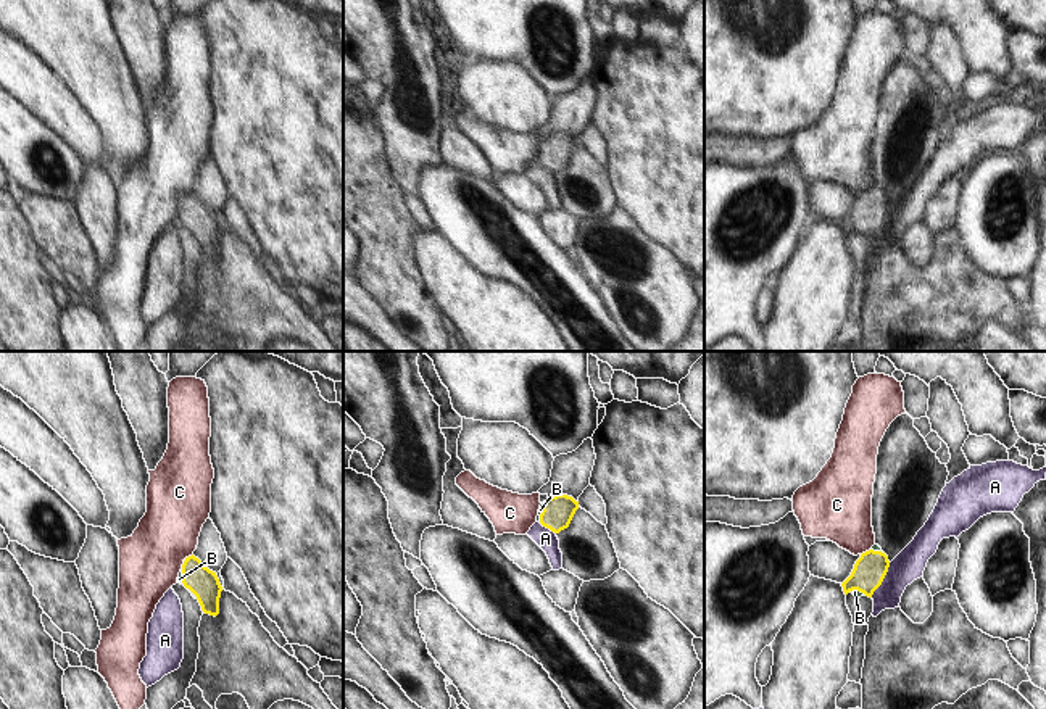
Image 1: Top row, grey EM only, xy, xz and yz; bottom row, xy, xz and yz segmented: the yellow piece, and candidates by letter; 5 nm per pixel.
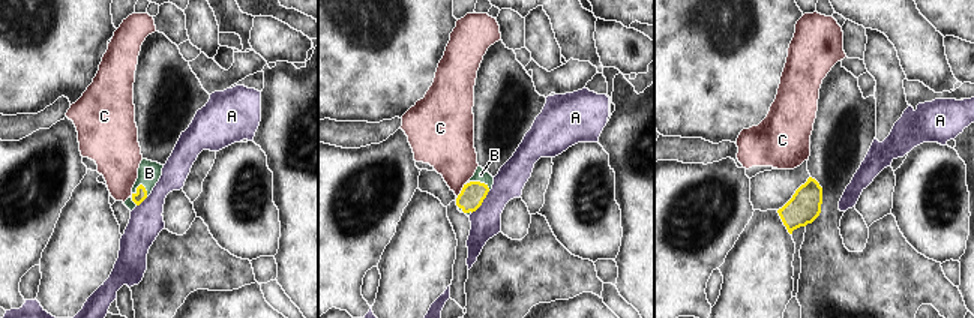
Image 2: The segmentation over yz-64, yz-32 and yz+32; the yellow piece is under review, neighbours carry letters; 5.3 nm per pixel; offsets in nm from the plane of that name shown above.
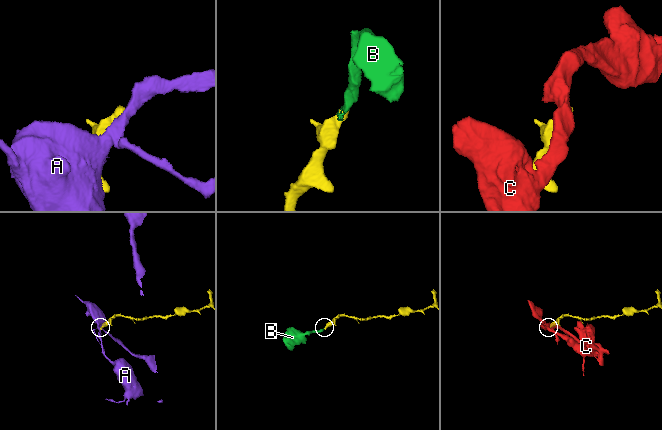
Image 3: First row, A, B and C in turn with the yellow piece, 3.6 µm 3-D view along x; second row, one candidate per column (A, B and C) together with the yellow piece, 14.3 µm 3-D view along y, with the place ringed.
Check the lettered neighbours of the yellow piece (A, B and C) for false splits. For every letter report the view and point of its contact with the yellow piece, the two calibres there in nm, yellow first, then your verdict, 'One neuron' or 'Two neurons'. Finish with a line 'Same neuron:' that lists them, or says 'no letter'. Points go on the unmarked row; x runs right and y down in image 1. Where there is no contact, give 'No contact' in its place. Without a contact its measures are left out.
A: Touches yellow at yz (882, 219). Thickness 160 nm (yellow) against 160 nm. Two neurons
B: Touches yellow at xz (542, 150). Thickness 160 nm (yellow) against 20 nm. One neuron
C: Touches yellow at yz (866, 190). Thickness 160 nm (yellow) against 320 nm. Two neurons
Same neuron: B.

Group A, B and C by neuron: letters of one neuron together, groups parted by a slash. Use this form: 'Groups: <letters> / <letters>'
Groups: A / B / C.

